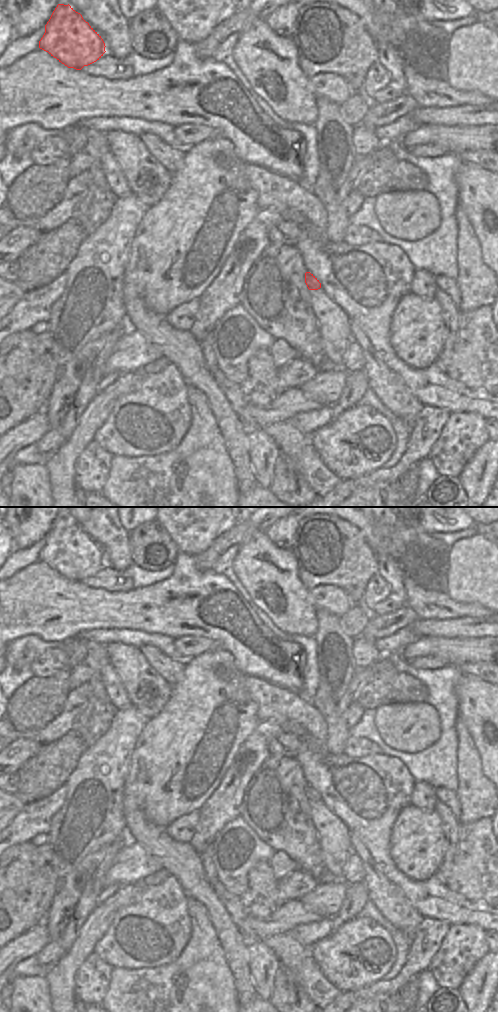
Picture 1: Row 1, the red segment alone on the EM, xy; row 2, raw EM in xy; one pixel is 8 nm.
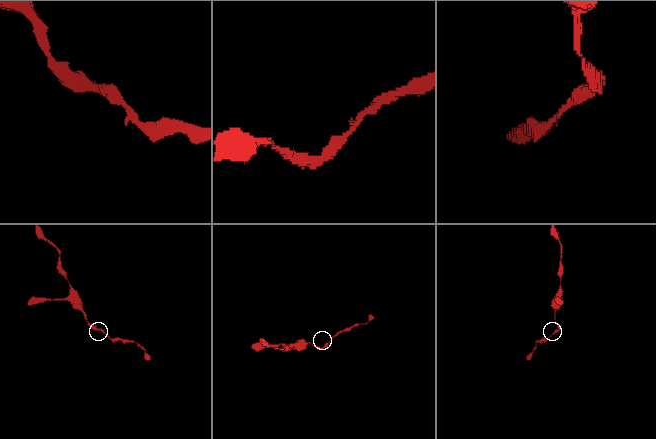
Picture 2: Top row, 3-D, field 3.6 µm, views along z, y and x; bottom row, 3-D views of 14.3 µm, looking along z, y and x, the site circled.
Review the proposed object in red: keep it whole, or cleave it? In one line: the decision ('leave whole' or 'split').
leave whole

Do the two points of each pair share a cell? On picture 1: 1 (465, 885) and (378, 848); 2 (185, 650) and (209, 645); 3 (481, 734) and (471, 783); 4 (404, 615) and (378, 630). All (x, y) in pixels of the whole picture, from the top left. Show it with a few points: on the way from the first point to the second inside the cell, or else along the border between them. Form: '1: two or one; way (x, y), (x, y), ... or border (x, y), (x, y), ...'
1: two; border (435, 873), (451, 890)
2: one; way (191, 646), (203, 645)
3: two; border (467, 730), (480, 757), (480, 764), (484, 774)
4: one; way (398, 615), (384, 626)

